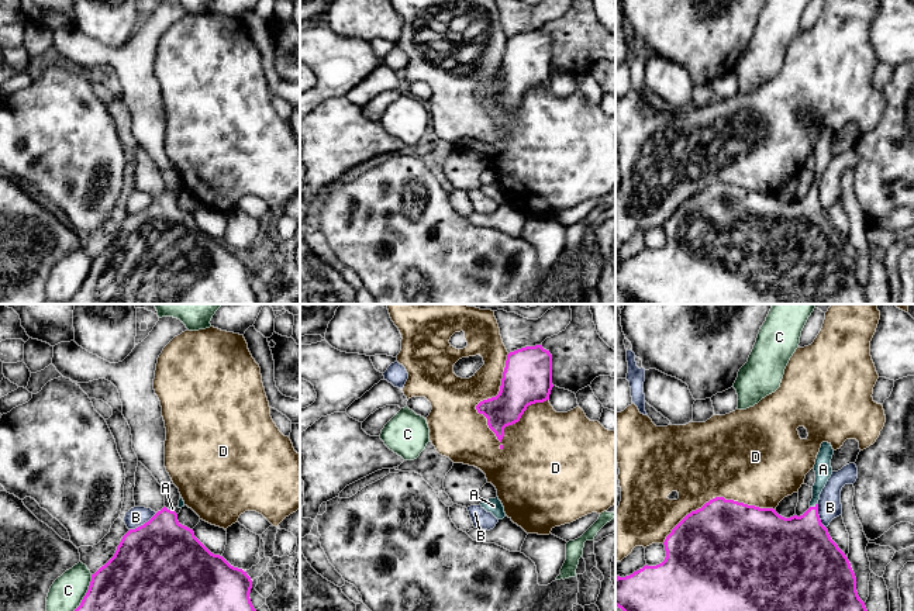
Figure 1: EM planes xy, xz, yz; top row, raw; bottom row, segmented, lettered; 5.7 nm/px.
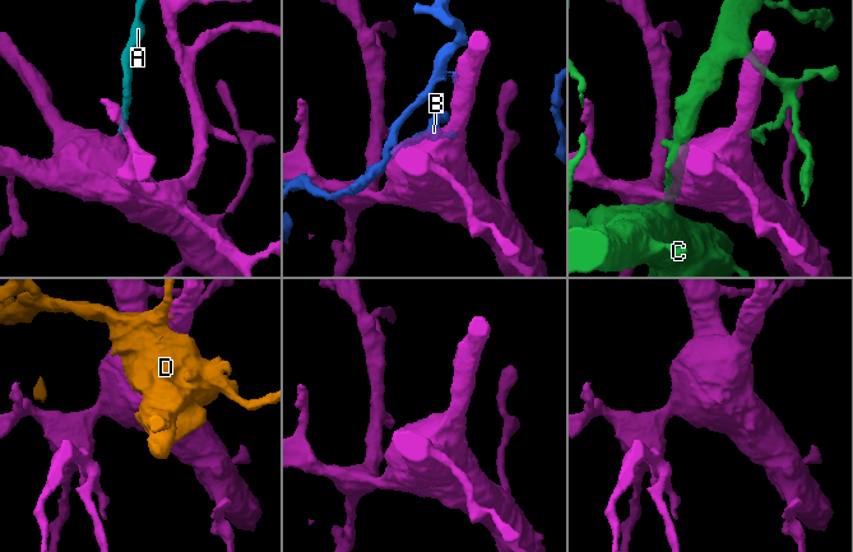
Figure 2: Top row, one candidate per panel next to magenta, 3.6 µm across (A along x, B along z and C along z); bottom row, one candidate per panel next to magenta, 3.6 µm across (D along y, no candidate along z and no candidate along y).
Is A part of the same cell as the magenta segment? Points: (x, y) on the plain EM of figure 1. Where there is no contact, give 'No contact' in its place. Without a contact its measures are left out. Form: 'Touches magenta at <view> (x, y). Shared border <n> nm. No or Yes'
Touches magenta at yz (813, 192). Shared border 50 nm. Yes

